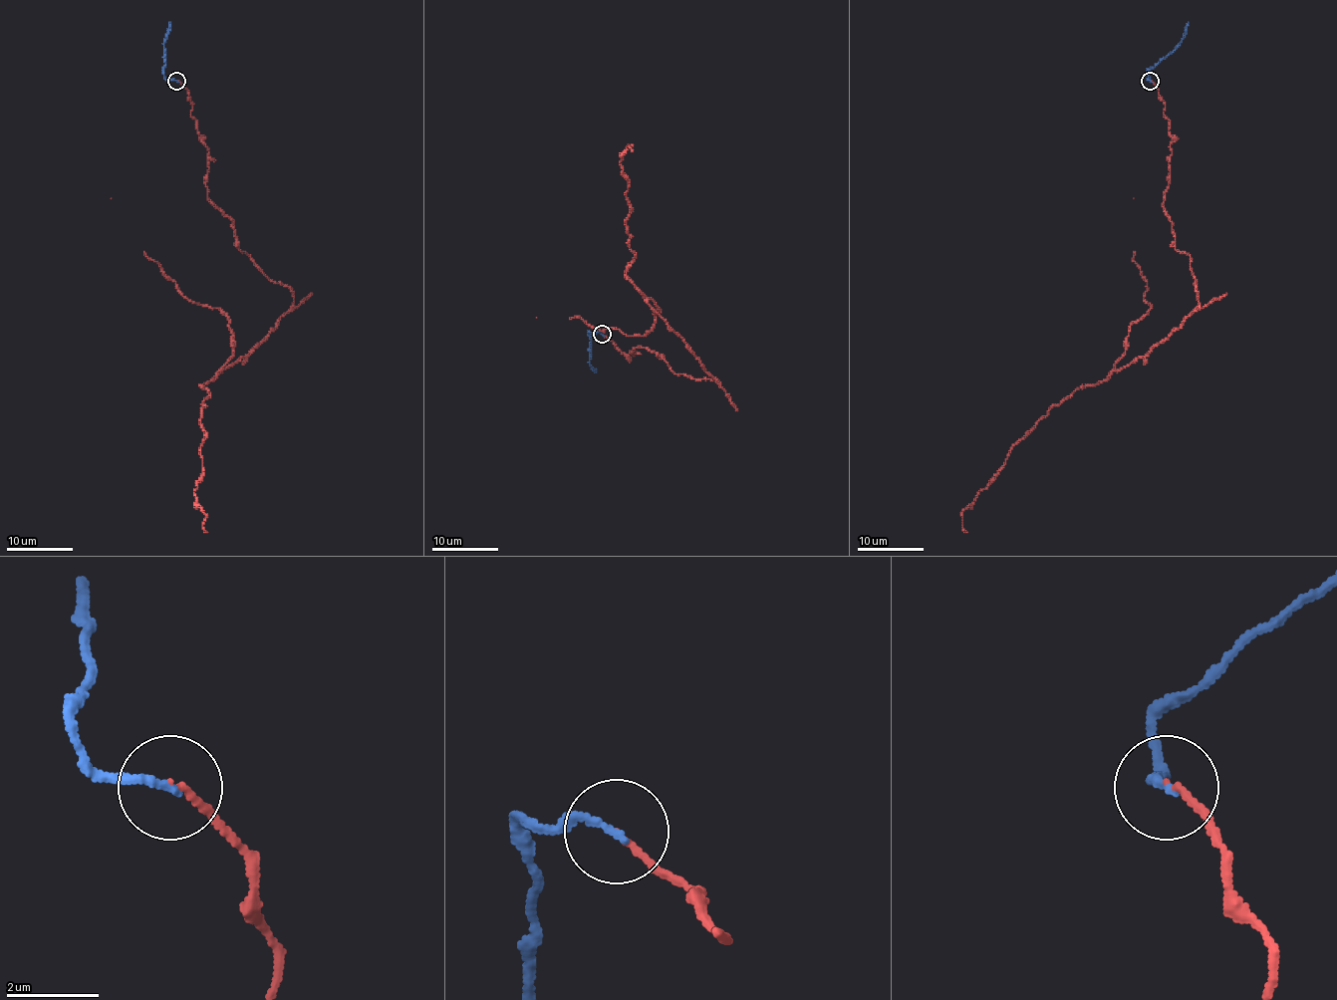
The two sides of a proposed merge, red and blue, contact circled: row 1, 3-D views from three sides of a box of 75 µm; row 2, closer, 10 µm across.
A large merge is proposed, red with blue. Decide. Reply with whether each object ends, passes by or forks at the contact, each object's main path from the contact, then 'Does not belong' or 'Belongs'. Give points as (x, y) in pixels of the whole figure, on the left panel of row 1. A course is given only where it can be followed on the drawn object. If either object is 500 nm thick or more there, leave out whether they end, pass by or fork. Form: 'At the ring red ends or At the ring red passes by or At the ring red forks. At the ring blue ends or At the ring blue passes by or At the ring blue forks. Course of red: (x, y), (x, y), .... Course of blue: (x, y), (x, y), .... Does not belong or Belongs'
At the ring red ends. At the ring blue ends. Course of red: (177, 80), (208, 151), (207, 196), (294, 305), (200, 385), (193, 492), (207, 532). Course of blue: (177, 80), (167, 79), (163, 70), (163, 42), (170, 22). Does not belong

